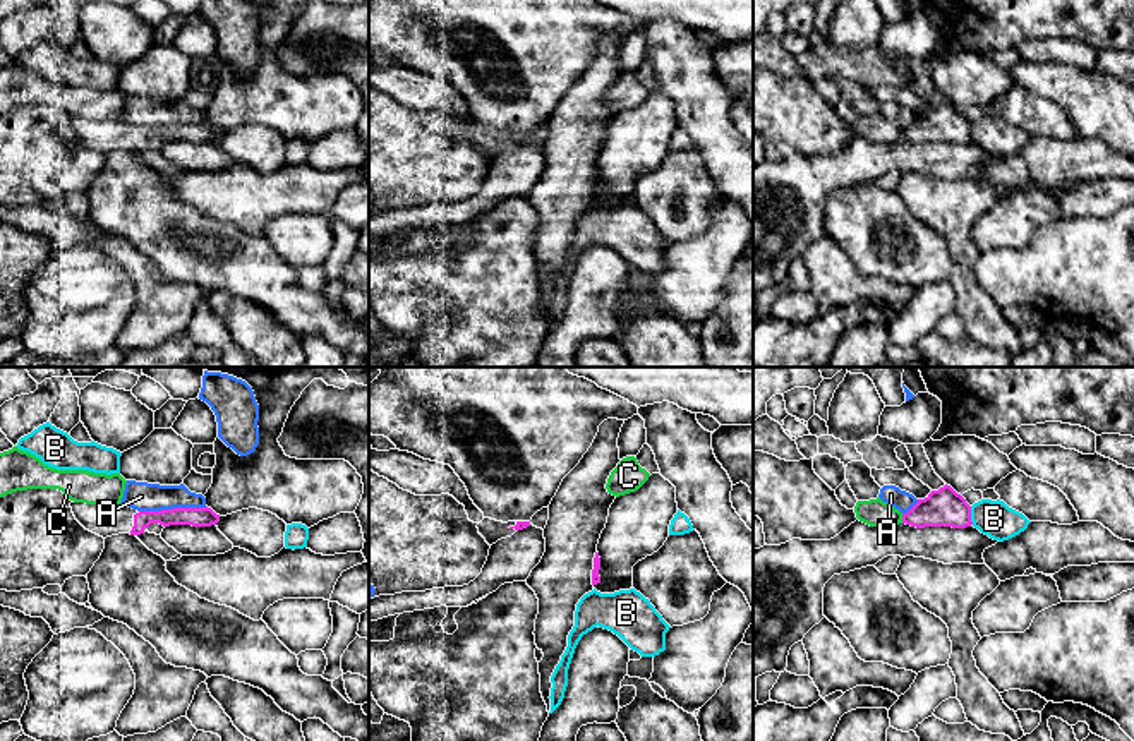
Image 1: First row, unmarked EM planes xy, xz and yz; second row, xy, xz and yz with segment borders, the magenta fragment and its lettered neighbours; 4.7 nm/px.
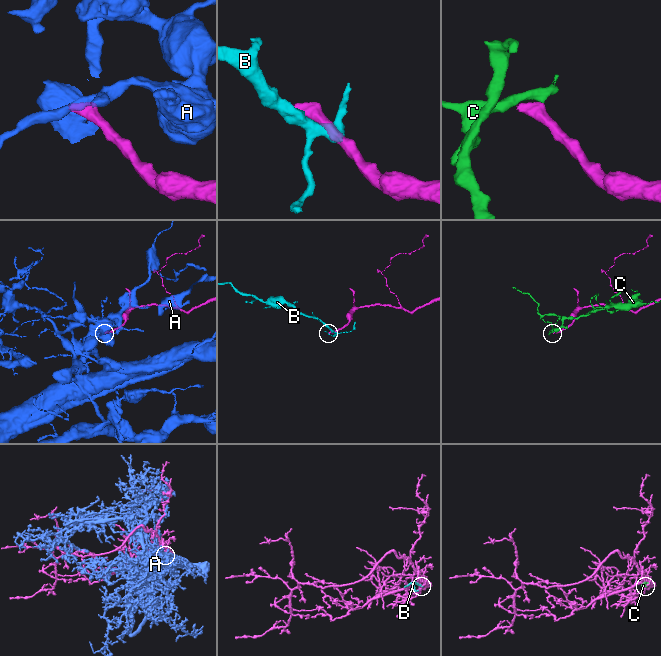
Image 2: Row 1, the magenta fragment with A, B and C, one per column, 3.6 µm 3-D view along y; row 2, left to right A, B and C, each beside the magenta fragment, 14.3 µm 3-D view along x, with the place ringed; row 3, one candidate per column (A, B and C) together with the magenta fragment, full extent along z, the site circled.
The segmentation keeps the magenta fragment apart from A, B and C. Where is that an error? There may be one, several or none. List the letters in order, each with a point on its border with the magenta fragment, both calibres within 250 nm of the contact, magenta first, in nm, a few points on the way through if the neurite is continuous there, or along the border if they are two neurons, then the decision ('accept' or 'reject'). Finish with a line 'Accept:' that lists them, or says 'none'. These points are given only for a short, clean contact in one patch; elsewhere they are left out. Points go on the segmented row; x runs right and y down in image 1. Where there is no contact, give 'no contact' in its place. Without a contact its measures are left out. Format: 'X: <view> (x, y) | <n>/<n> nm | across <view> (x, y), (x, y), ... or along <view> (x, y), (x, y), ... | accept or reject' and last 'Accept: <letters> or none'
A: xy (174, 508) | 100/140 nm | along xy (206, 506), (139, 512) | reject
B: yz (970, 515) | 180/170 nm | reject
C: yz (903, 518) | 180/130 nm | along yz (901, 515), (903, 522) | reject
Accept: none

